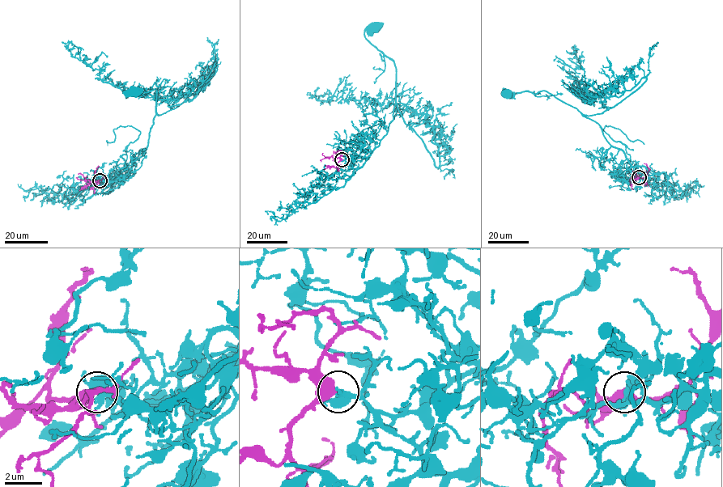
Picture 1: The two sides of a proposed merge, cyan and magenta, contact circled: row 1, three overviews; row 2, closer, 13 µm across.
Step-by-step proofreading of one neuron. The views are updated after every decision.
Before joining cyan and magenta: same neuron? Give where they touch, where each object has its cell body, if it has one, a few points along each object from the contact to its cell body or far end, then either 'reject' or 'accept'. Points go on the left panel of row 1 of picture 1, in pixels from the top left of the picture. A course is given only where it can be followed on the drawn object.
at (99, 180); cell body of cyan at (133, 91); no cell body on magenta; cyan runs (99, 179), (120, 175), (147, 146), (155, 115), (156, 91), (133, 92); magenta runs (99, 179), (94, 180), (97, 166); accept

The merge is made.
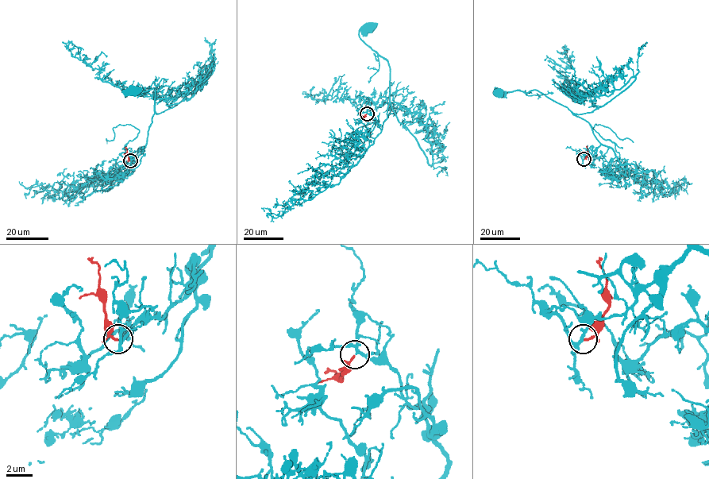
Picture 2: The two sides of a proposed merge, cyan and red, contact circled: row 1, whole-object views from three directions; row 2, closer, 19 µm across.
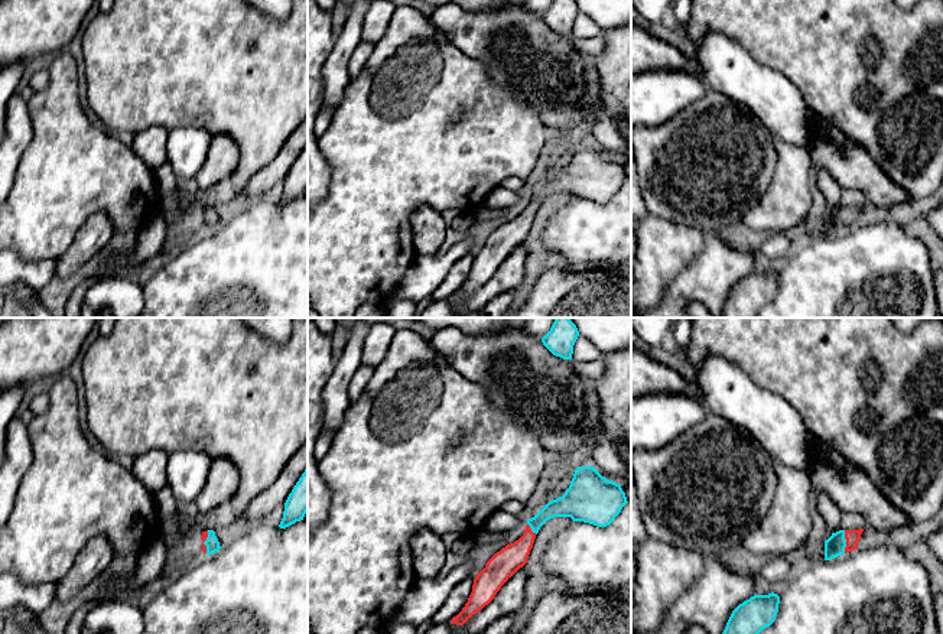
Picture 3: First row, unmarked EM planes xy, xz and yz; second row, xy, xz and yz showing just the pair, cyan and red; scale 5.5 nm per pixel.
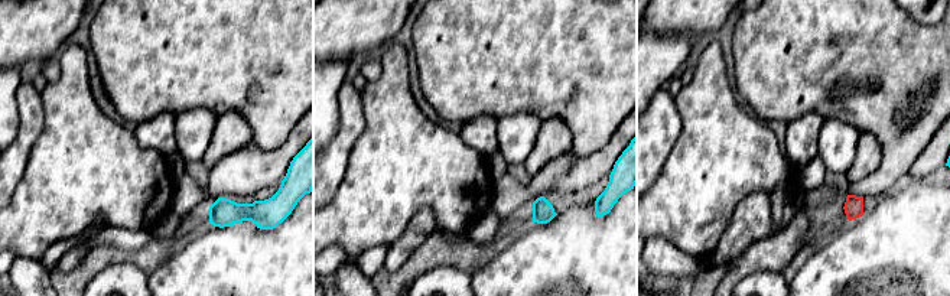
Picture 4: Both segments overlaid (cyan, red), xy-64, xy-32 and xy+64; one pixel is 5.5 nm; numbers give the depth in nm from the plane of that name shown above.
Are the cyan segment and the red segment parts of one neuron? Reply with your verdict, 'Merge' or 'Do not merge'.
Merge

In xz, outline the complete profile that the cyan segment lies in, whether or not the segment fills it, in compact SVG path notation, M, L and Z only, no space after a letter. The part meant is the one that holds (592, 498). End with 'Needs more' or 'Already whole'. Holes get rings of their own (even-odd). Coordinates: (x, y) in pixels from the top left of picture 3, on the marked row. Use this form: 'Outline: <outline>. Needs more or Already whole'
Outline: M592 465L578 466L565 494L549 501L534 517L529 518L523 536L487 562L474 579L468 602L451 622L464 625L494 599L501 586L527 563L536 534L547 520L570 517L573 521L607 527L627 503L620 484L602 477Z. Needs more

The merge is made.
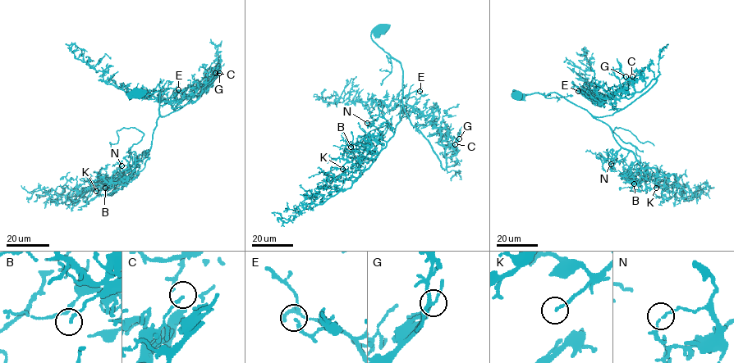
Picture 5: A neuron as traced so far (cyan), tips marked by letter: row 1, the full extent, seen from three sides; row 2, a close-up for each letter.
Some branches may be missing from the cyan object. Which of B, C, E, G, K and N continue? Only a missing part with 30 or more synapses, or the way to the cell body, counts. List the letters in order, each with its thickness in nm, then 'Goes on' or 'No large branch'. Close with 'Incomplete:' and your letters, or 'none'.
B: Thickness 160 nm. No large branch
C: Thickness 150 nm. No large branch
E: Thickness 130 nm. No large branch
G: Thickness 140 nm. No large branch
K: Thickness 150 nm. Goes on
N: Thickness 110 nm. No large branch
Incomplete: K

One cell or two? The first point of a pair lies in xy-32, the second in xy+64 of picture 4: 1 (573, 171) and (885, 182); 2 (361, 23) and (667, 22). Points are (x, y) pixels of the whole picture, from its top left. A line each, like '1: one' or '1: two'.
1: two
2: one

